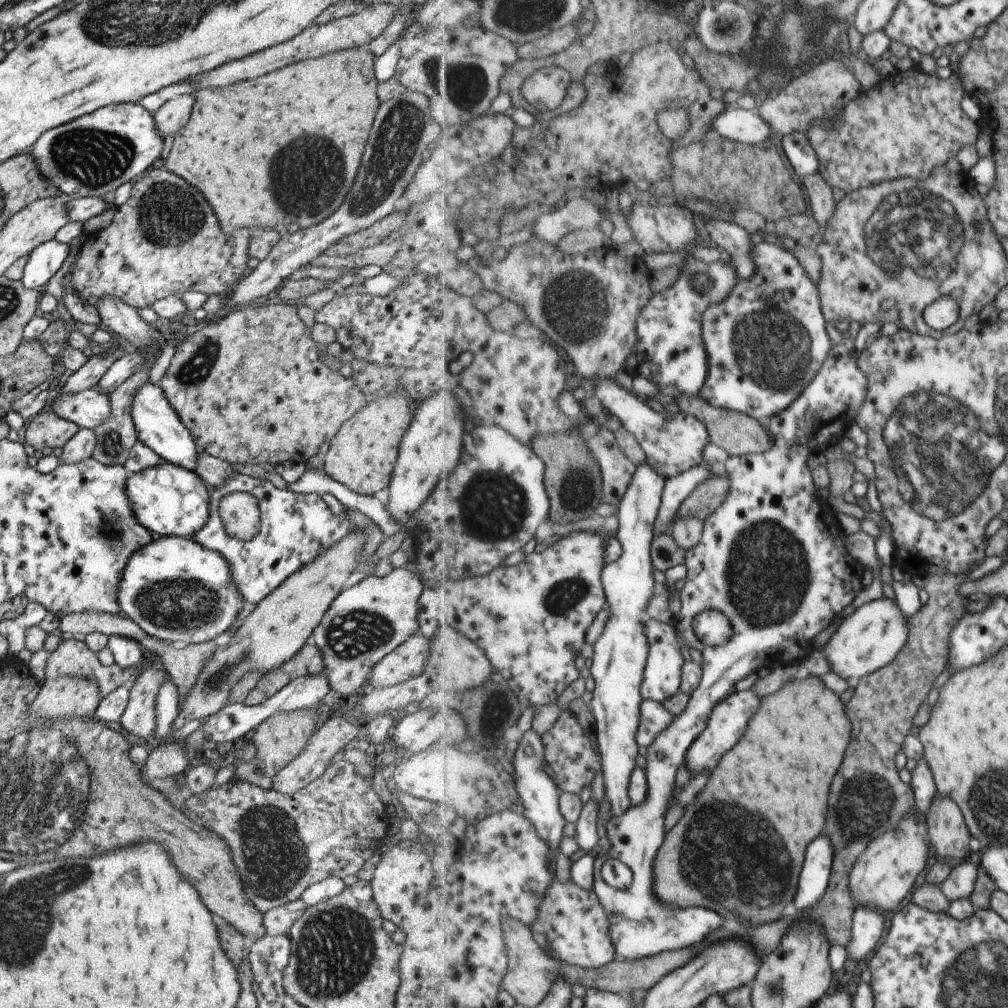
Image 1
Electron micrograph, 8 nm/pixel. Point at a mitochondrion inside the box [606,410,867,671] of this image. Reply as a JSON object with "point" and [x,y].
{"point":[768,574]}

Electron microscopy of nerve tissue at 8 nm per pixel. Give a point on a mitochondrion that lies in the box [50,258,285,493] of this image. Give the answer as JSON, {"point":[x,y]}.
{"point":[194,370]}

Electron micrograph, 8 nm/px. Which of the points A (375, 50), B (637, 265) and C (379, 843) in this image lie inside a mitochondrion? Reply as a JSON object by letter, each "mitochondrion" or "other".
{"A":"other","B":"other","C":"other"}

